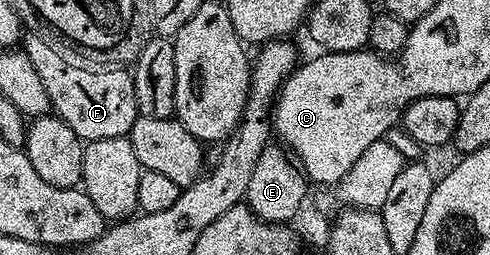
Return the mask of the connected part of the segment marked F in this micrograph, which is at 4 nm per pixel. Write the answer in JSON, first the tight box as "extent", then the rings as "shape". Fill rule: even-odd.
{"extent":[24,34,139,142],"shape":[[[31,34],[26,38],[24,51],[32,66],[36,66],[40,82],[44,82],[53,115],[64,121],[84,142],[129,137],[139,114],[134,97],[134,77],[125,67],[102,66],[97,69],[99,72],[93,72],[90,66],[68,66],[48,42],[42,42]]]}

